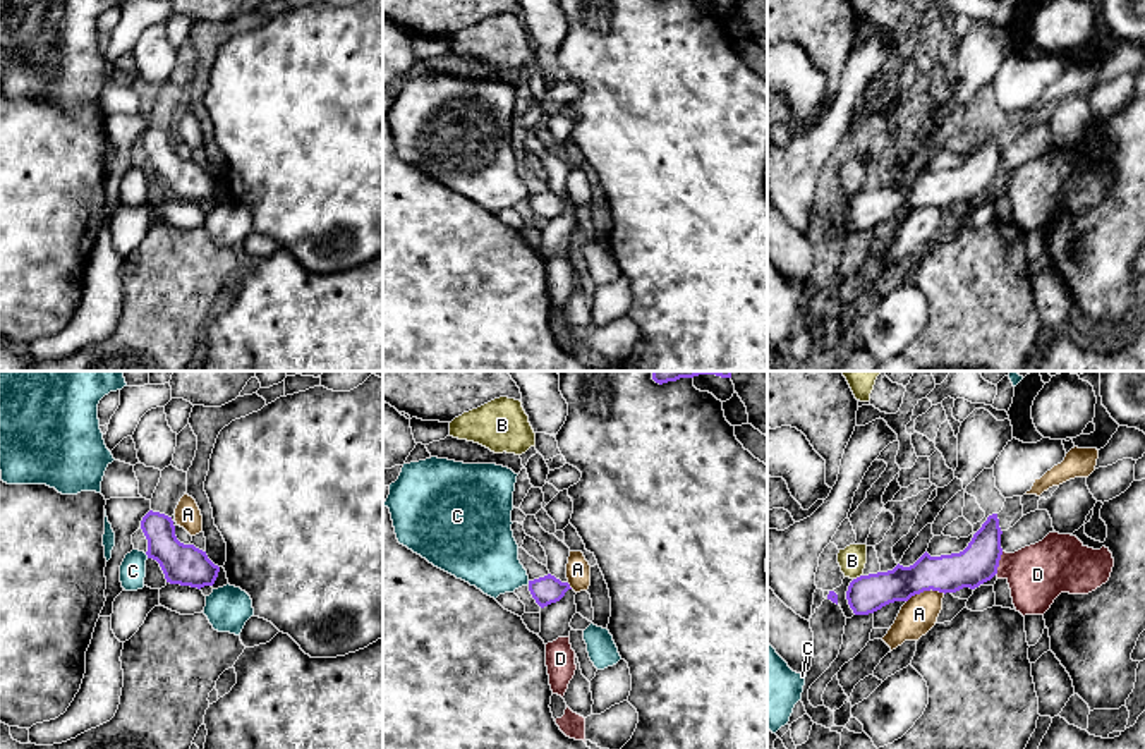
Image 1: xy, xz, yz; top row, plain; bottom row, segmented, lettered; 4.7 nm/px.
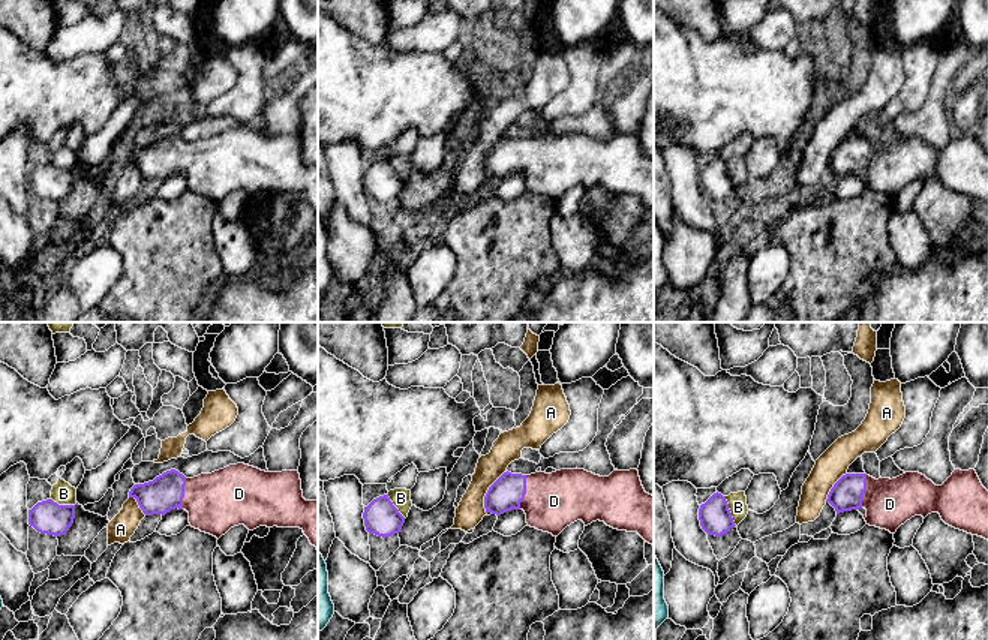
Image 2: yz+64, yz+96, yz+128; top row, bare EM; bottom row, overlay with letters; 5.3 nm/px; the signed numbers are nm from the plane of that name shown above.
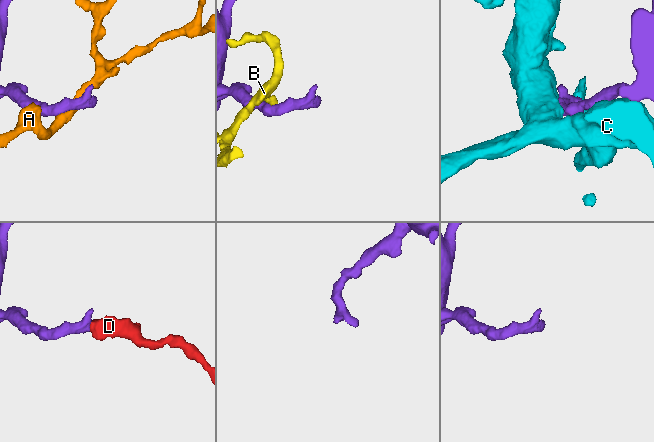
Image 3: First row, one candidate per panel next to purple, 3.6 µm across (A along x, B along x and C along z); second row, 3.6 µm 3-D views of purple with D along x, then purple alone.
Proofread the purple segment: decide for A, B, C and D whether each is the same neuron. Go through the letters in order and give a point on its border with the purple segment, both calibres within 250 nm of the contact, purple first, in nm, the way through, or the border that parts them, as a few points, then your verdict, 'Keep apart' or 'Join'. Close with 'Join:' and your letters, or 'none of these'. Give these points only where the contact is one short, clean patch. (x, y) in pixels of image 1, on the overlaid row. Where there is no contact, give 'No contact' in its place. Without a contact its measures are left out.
A: Touches purple at yz (926, 590). Thickness 180 nm (purple) against 170 nm. Keep apart
B: Touches purple at yz (857, 578). Thickness 180 nm (purple) against 130 nm. Keep apart
C: Touches purple at xy (146, 554). Thickness 190 nm (purple) against 130 nm. Keep apart
D: Touches purple at yz (998, 564). Thickness 190 nm (purple) against 280 nm. Path across: yz (977, 564), (998, 564), (1037, 574). Join
Join: D

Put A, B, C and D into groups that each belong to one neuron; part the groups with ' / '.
A / B / C / D

